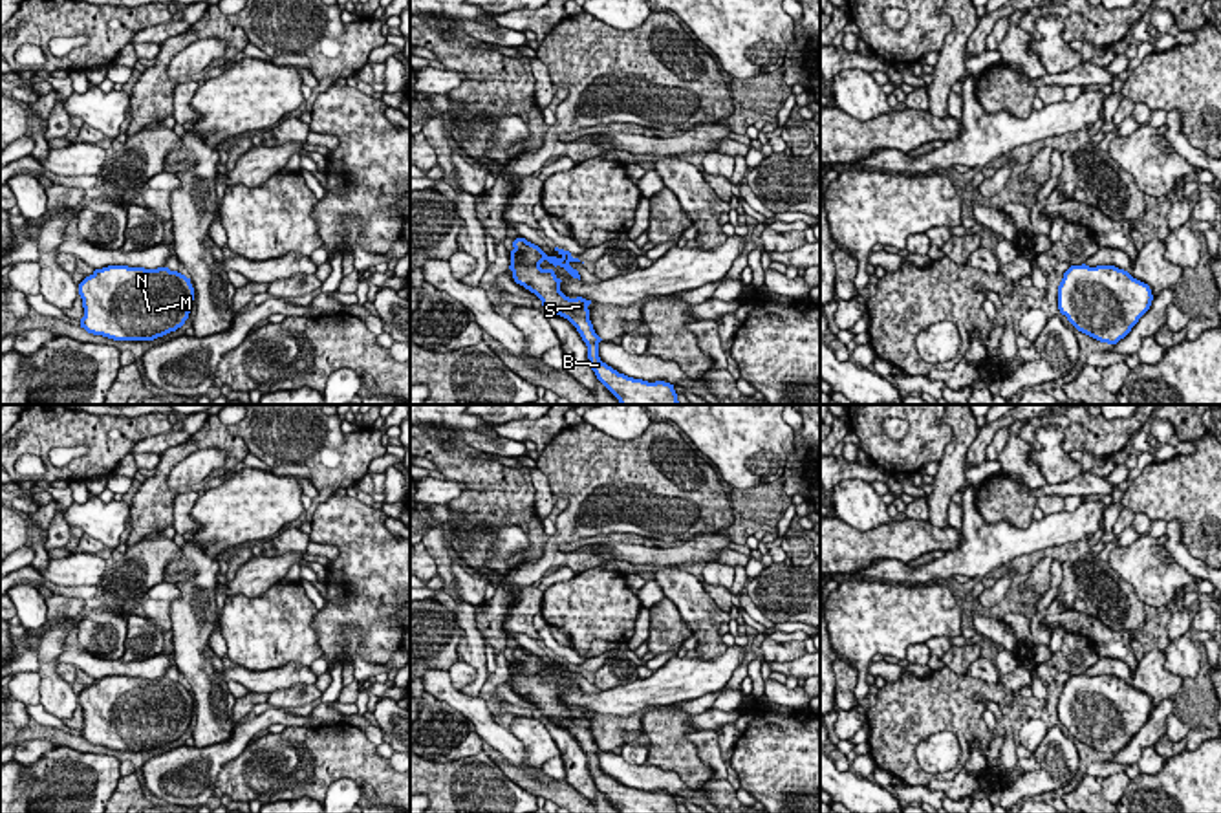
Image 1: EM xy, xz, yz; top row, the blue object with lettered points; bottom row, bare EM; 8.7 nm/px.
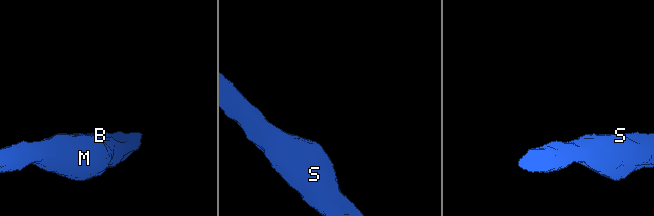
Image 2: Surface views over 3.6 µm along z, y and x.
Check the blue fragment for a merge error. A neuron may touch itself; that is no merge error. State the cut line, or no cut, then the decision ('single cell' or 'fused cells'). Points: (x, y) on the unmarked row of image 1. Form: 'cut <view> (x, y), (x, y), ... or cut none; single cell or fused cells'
cut none; single cell

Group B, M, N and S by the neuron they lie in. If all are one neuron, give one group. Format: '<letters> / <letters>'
B M N S

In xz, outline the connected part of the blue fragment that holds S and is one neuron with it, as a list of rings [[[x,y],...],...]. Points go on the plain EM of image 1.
[[[516,648],[513,657],[509,679],[513,681],[514,692],[535,703],[542,710],[542,716],[567,729],[577,738],[588,756],[591,780],[597,789],[619,809],[619,813],[679,813],[674,795],[665,791],[648,793],[643,789],[633,789],[619,784],[600,771],[599,753],[602,749],[595,743],[589,731],[588,716],[591,710],[582,707],[566,707],[560,701],[562,690],[555,685],[555,681],[540,678],[540,674],[547,670],[555,678],[560,676],[573,688],[580,690],[578,681],[569,676],[571,672],[580,672],[578,668],[573,668],[569,661],[558,657],[555,657],[560,665],[558,668],[547,667],[538,656],[527,652],[525,648]]]

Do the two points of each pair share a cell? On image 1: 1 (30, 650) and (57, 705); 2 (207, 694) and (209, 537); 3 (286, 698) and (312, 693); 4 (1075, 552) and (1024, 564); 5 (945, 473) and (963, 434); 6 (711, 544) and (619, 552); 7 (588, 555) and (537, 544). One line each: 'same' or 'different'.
1: different
2: different
3: same
4: same
5: same
6: same
7: different

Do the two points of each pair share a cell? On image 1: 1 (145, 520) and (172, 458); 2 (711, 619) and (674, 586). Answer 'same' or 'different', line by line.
1: same
2: same

